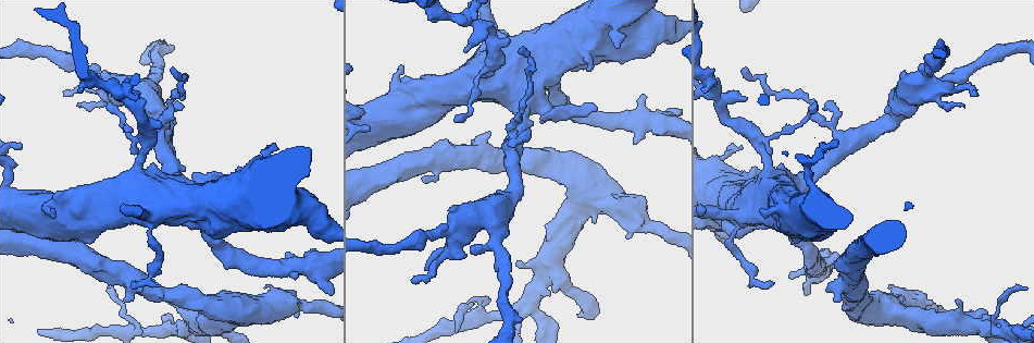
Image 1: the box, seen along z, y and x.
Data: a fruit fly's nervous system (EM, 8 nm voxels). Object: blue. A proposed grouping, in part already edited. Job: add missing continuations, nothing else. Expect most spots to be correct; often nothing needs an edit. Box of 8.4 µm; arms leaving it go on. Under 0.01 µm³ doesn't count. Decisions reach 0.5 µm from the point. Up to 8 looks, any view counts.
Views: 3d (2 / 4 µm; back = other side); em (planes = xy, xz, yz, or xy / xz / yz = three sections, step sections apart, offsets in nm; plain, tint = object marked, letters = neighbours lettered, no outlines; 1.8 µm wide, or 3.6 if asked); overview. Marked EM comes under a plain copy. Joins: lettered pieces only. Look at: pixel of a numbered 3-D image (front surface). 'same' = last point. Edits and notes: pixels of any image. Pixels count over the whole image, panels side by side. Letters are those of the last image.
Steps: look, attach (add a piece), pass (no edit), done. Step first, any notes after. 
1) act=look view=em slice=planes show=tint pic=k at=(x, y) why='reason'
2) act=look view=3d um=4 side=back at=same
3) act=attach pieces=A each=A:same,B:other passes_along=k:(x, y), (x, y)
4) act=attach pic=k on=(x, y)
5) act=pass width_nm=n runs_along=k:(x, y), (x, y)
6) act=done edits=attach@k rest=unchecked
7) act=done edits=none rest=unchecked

act=look view=3d um=4 pic=1 at=(556, 273) why='a fork'

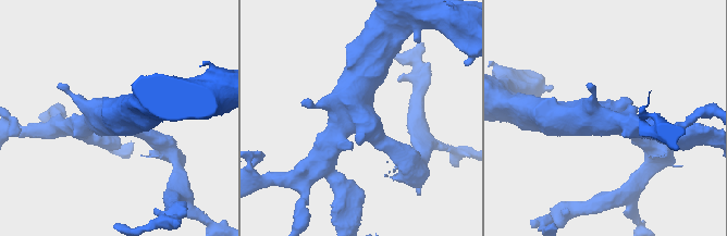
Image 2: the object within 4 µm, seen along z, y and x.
act=look view=em slice=planes show=tint pic=2 at=(603, 116)

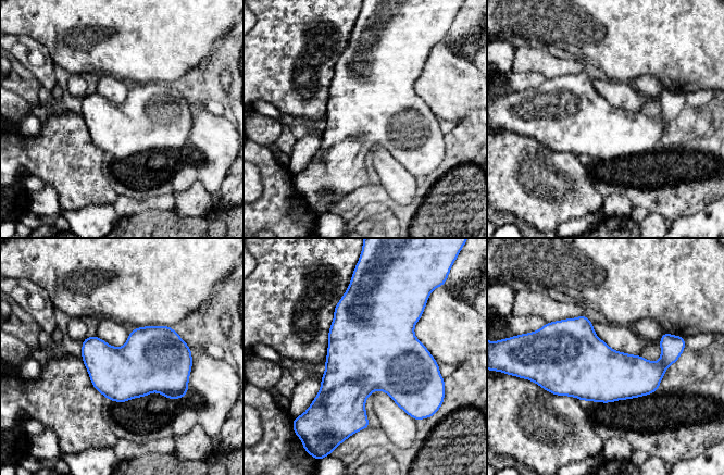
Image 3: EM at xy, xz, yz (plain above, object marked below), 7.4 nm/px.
act=look view=em slice=planes show=letters at=same

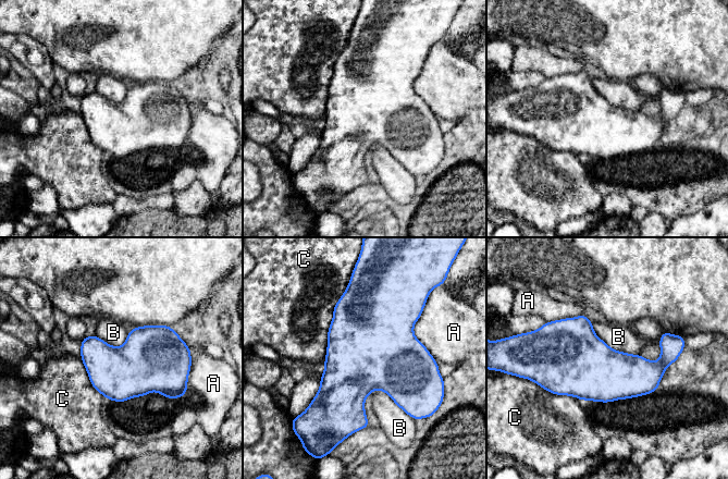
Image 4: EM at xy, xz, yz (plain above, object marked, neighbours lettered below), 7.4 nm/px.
act=pass each=A:other,B:other,C:other border=4:(591, 321), (609, 346), (640, 355) found='no lettered piece goes on from it'

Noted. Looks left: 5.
act=look view=em slice=planes show=letters pic=1 at=(486, 157) why='calibre changes'

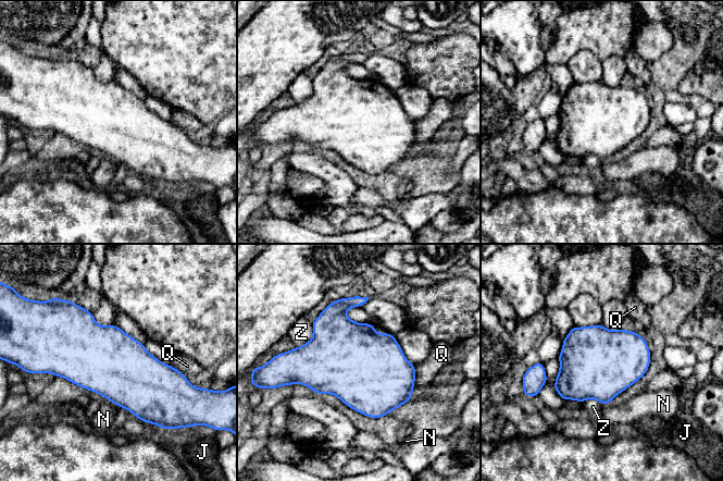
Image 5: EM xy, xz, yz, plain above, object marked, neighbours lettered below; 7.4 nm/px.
act=pass each=J:other,N:other,Q:other,Z:other border=5:(312, 322), (312, 336), (296, 347) found='no lettered piece goes on from it'

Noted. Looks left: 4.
act=look view=em um=3.6 slice=yz step=16 show=tint pic=1 at=(711, 90)

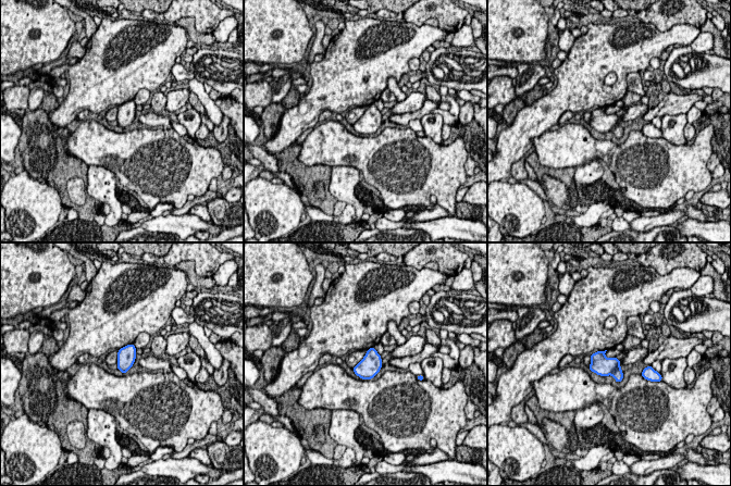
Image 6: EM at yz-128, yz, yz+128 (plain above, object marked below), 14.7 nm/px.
act=look view=em um=3.6 slice=planes show=letters at=same why='cut it another way'

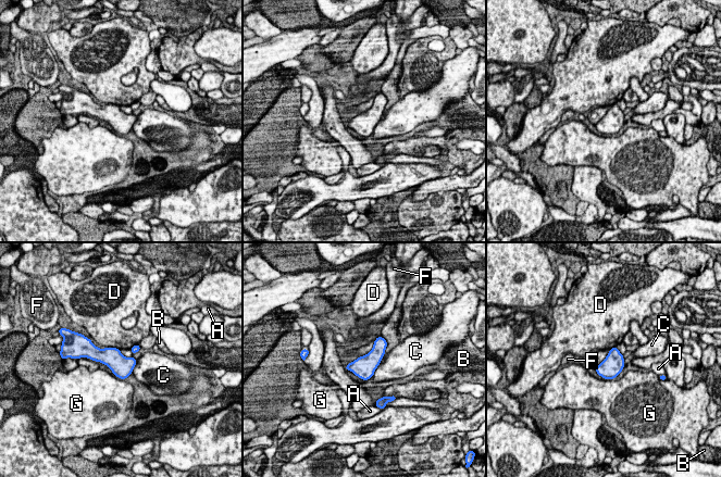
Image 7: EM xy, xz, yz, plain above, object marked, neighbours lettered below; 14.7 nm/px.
act=pass each=A:other,B:other,C:other,D:other,F:other,G:other border=7:(384, 353), (381, 363), (372, 376) found='none of them fits'

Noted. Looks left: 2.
act=done edits=none rest=unchecked

